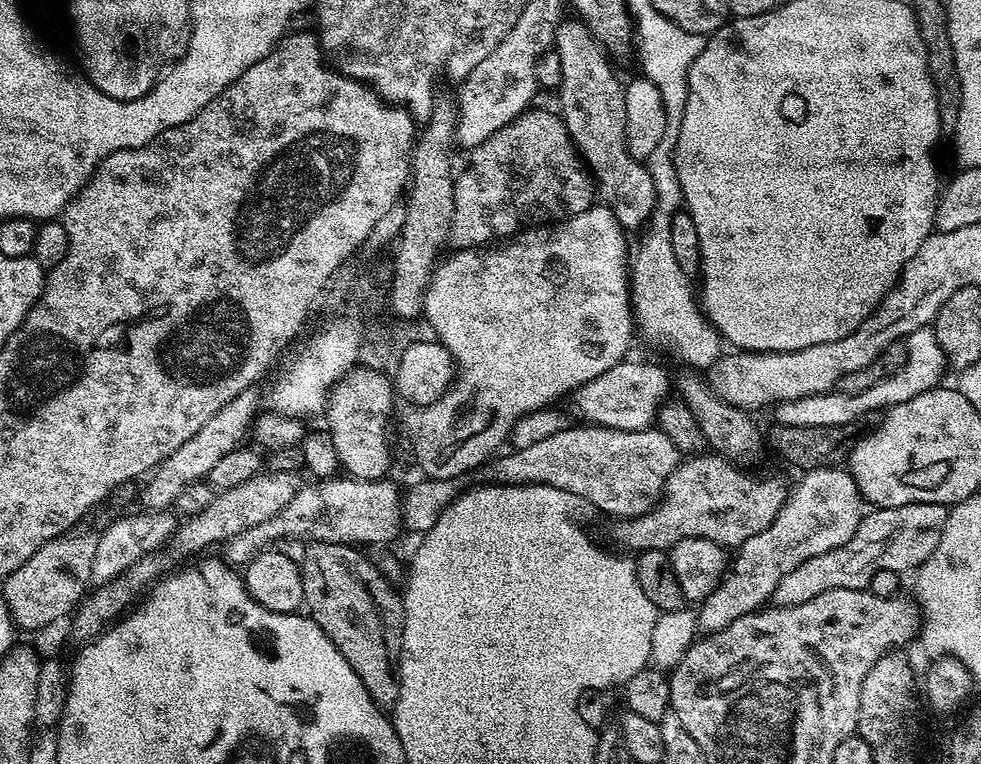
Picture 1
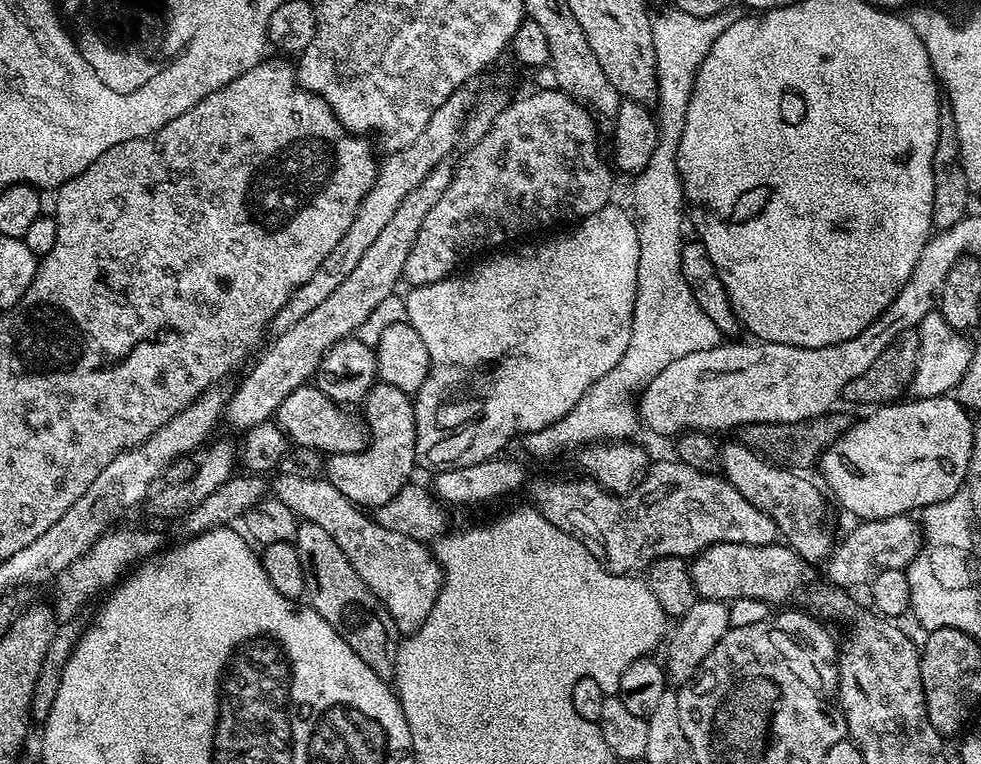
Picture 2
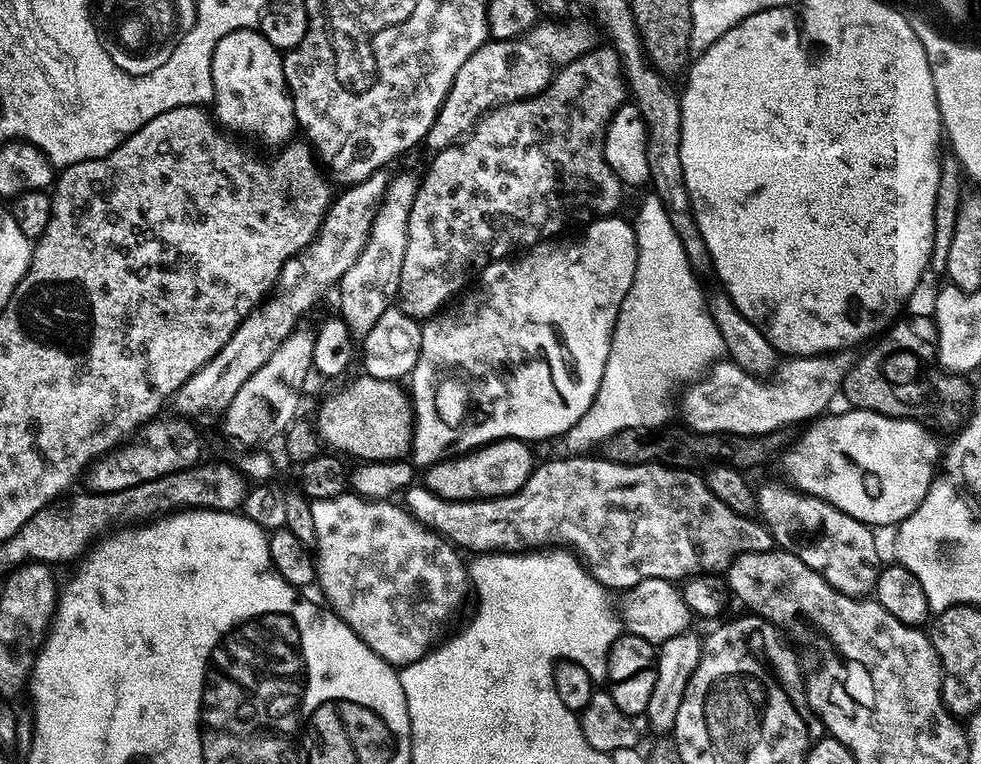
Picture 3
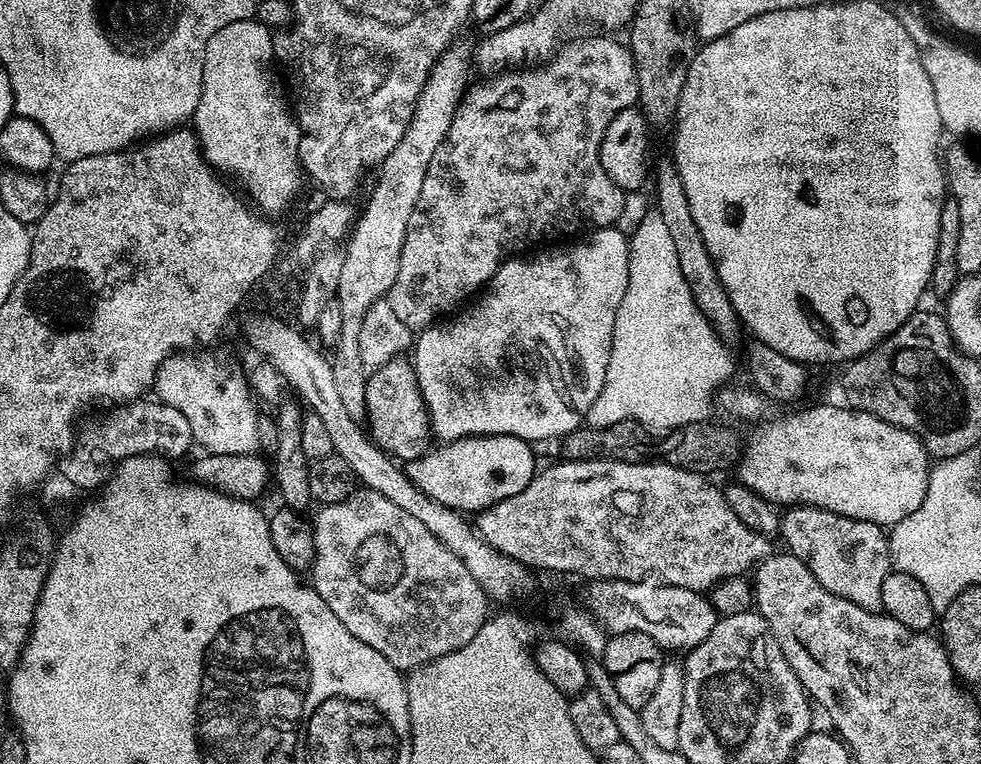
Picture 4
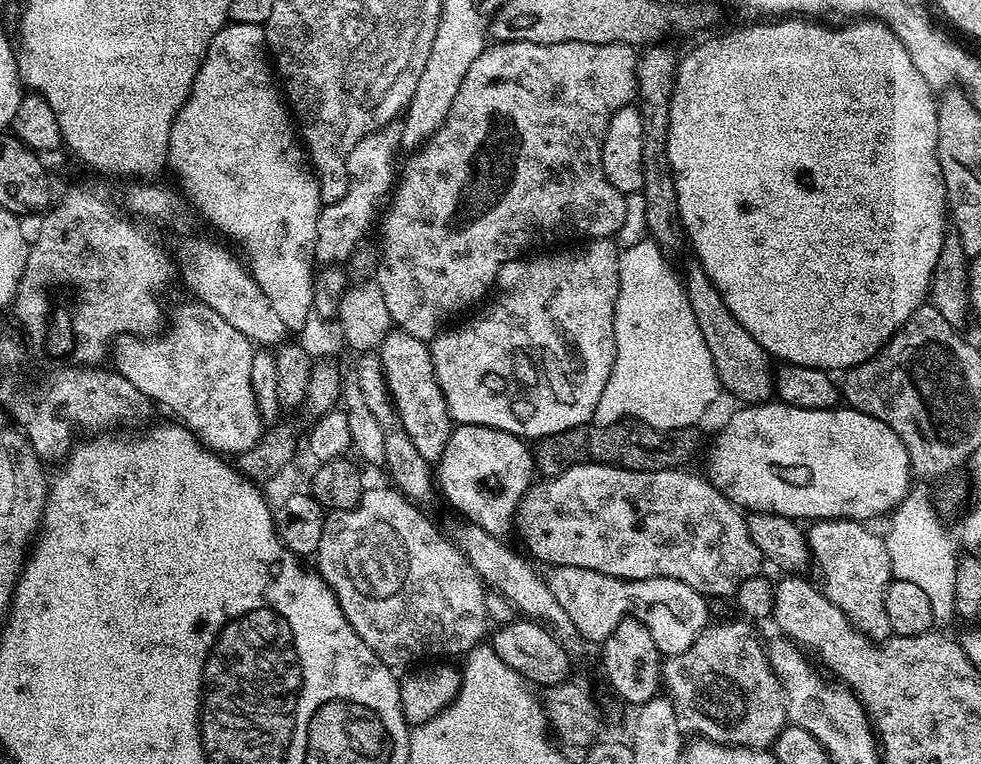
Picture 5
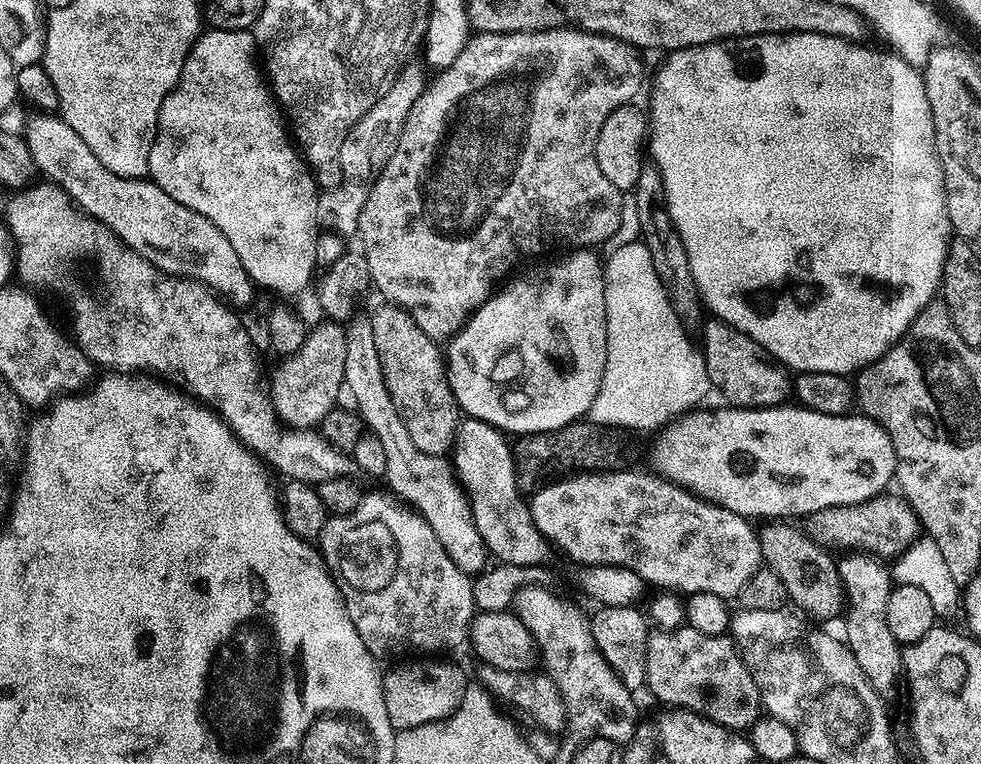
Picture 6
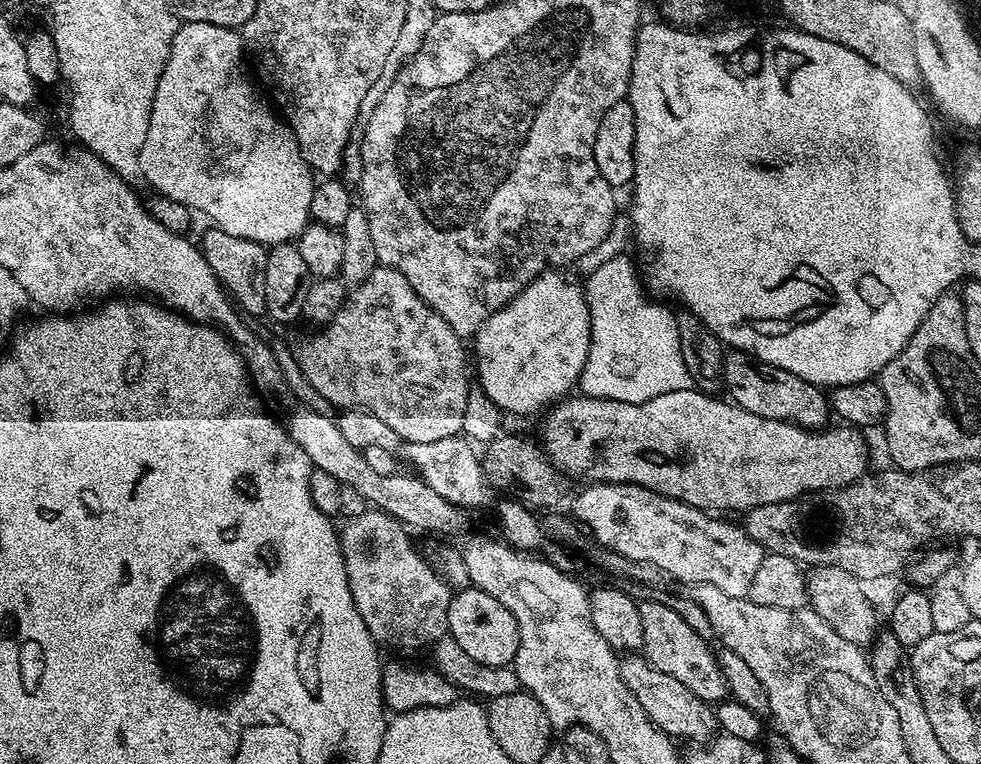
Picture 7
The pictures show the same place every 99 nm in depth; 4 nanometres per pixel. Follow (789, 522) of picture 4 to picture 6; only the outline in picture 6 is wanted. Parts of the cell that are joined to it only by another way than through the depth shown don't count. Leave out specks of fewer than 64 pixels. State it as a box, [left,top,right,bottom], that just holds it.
[839,554,906,702]

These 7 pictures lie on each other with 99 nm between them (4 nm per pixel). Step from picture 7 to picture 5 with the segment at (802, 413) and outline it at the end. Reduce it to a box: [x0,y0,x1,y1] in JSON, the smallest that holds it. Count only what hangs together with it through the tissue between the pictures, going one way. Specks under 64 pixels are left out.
[683,262,774,406]

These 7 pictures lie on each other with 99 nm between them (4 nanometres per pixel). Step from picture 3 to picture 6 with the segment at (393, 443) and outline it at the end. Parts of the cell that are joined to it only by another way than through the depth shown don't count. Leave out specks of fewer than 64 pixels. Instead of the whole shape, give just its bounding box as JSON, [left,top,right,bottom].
[371,302,462,456]

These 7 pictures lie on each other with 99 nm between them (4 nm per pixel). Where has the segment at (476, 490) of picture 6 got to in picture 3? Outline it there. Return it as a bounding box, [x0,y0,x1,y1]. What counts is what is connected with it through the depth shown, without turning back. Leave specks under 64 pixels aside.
[425,439,534,500]

